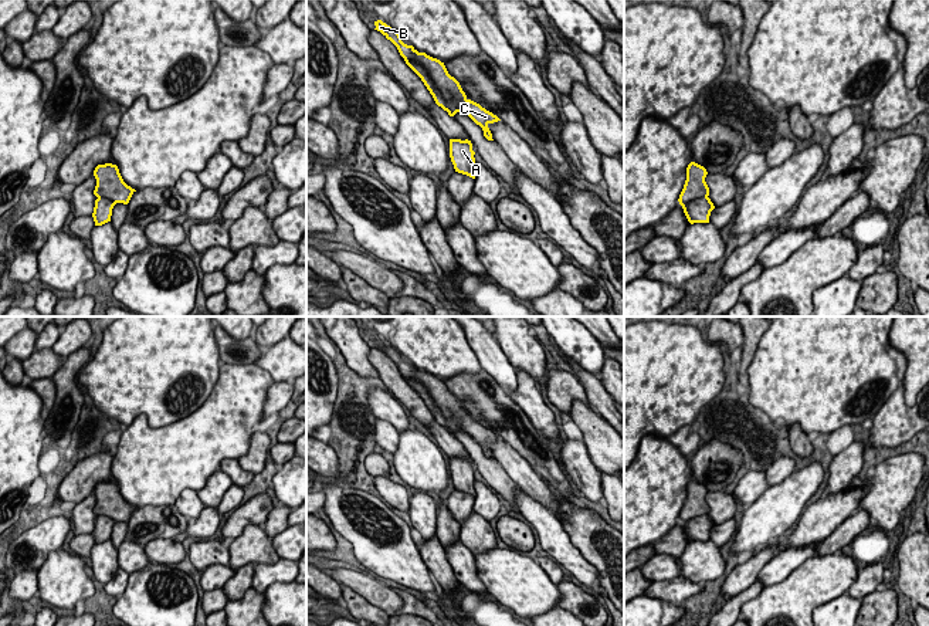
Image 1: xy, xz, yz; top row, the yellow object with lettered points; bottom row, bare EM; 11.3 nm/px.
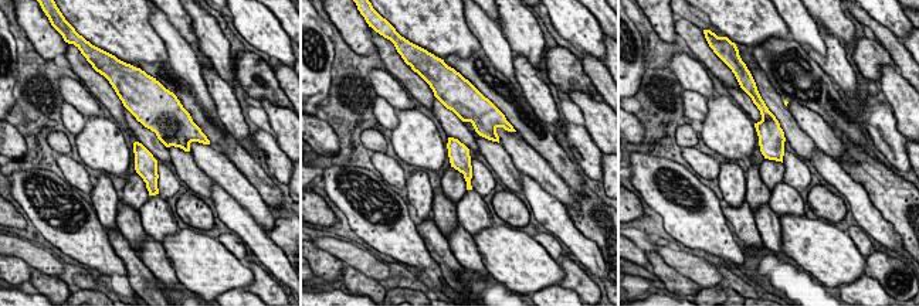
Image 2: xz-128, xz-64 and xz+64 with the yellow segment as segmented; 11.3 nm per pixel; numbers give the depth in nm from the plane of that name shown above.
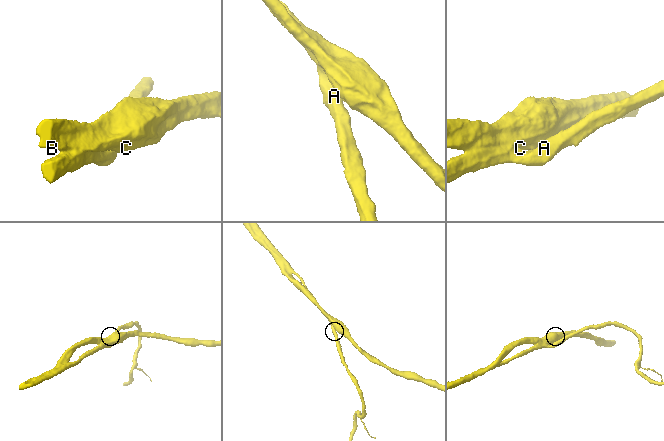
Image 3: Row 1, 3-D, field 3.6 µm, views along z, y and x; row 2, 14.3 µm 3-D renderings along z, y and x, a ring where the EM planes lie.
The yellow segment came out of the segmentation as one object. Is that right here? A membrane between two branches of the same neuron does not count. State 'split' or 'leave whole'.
leave whole

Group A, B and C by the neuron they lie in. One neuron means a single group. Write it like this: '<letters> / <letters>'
A B C

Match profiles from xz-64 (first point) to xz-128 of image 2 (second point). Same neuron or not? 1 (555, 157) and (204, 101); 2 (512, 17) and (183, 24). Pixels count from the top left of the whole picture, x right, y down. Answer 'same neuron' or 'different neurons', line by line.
1: different neurons
2: different neurons

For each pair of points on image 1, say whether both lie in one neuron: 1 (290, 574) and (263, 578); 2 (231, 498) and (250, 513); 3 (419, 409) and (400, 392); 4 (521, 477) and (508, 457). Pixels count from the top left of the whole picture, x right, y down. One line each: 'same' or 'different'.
1: same
2: different
3: same
4: same

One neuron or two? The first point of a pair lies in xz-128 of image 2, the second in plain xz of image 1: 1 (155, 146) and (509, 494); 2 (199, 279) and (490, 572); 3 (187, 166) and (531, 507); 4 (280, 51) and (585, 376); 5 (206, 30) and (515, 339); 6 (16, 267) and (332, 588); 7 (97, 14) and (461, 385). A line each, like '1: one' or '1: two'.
1: two
2: one
3: two
4: two
5: one
6: one
7: two

